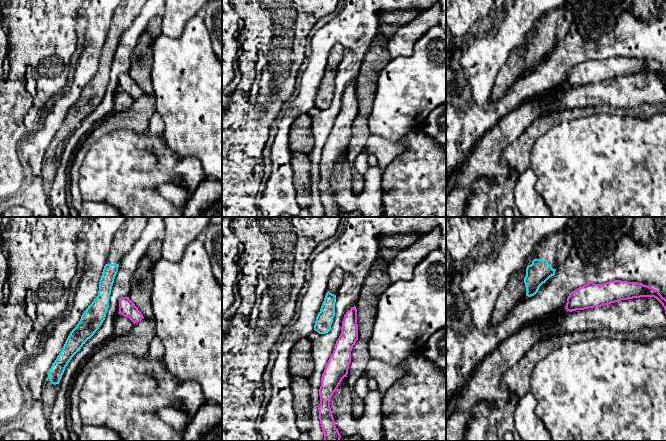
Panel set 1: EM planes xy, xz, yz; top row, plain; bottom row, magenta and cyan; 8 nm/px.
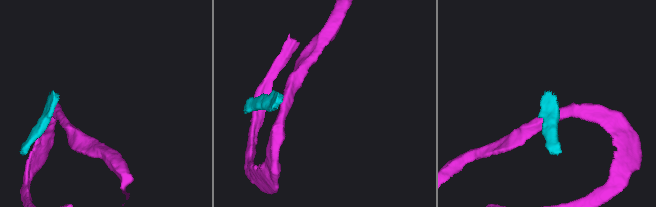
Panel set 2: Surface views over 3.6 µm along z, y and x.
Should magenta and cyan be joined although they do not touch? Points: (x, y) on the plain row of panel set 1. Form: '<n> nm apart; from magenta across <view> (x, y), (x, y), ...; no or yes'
80 nm apart; from magenta across xz (343, 94), (334, 91); no

